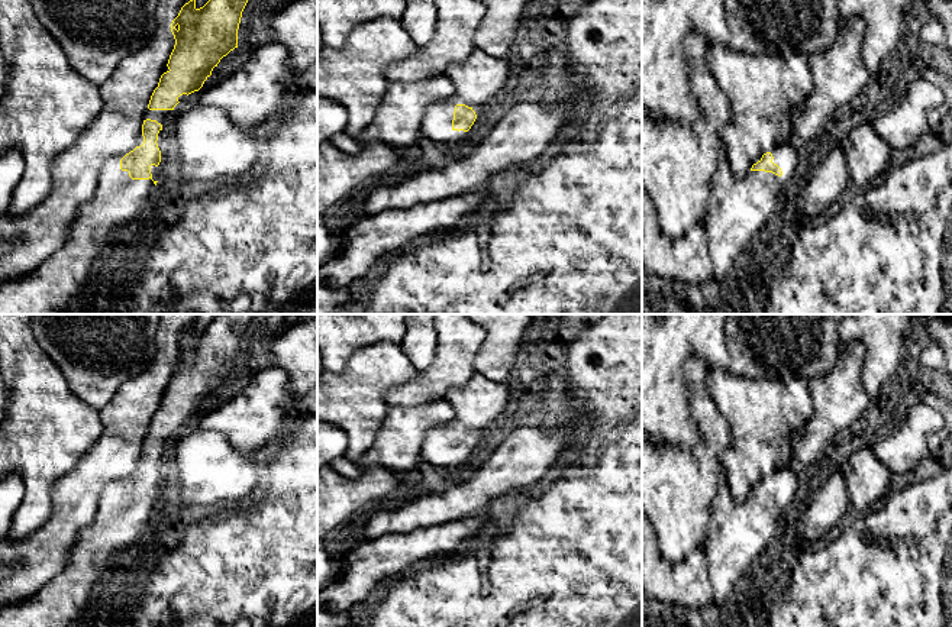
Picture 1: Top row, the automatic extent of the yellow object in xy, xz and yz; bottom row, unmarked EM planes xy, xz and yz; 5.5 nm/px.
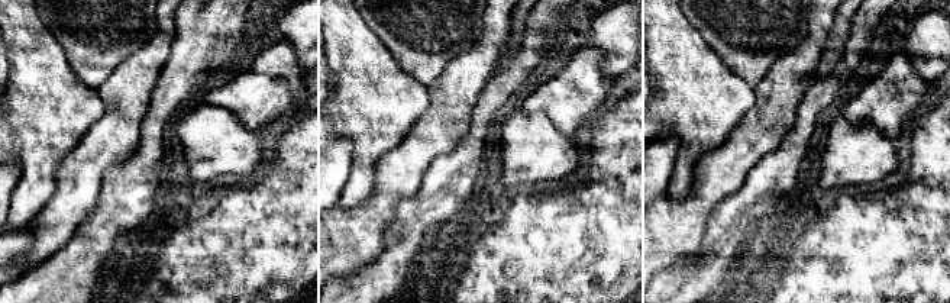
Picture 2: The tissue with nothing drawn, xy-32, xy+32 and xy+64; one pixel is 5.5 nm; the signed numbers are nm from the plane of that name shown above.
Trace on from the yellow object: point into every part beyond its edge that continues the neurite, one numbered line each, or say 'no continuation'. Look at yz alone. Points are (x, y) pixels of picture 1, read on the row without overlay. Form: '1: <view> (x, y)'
1: yz (739, 532)

